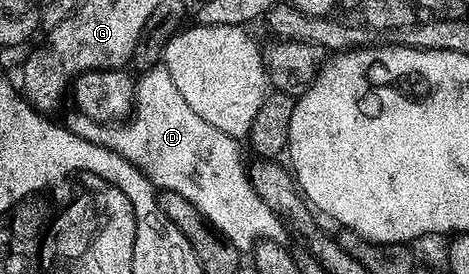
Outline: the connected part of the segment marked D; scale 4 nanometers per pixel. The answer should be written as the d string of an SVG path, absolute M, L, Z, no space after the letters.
M165 65L153 66L137 79L136 107L129 124L103 124L77 112L71 114L70 122L68 121L71 132L128 160L158 190L180 192L184 200L192 200L192 204L196 204L196 208L205 216L206 221L238 251L253 251L259 240L274 240L279 237L278 233L281 232L283 223L279 215L275 214L272 208L268 208L264 200L260 200L256 188L252 188L247 163L245 161L242 163L242 150L238 147L241 146L239 139L220 132L220 128L212 128L208 120L203 120L185 102L184 96L180 96L180 91L176 89L176 83Z

